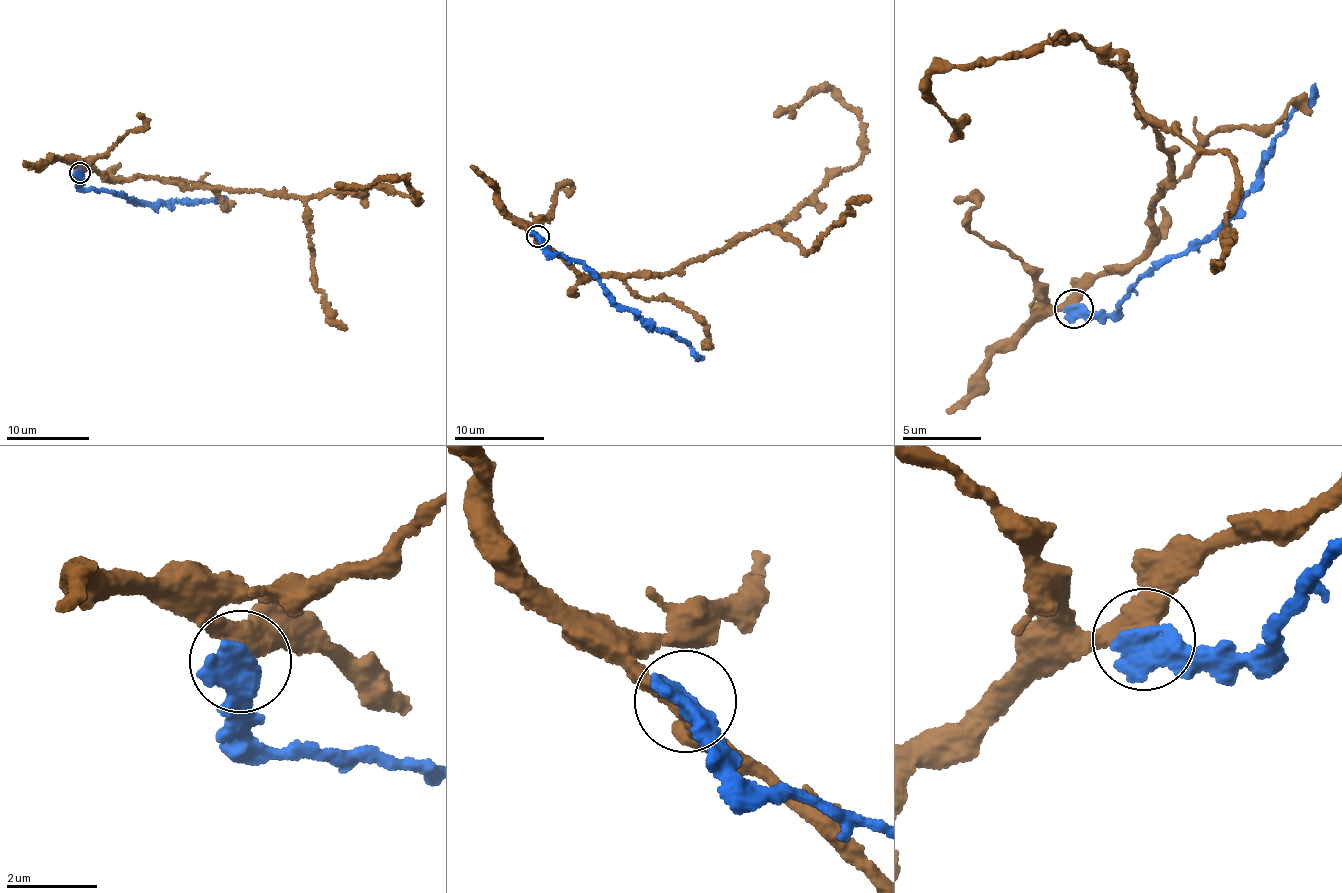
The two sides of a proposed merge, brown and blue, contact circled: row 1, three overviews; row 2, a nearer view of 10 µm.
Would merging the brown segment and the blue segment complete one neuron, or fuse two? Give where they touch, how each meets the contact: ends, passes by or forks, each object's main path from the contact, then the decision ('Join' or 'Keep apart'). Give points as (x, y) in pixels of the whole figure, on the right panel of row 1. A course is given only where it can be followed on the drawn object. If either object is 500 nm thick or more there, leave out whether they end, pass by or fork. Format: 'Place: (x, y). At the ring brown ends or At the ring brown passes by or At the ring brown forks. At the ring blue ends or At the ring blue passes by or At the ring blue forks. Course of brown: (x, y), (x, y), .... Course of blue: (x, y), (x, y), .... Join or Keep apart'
Place: (1074, 308). Course of brown: (1072, 306), (1144, 244), (1176, 161), (1156, 117), (1120, 68), (1058, 36), (931, 73), (961, 136). Course of blue: (1072, 309), (1092, 315), (1113, 313), (1156, 267), (1214, 229), (1235, 207), (1273, 153), (1288, 117), (1316, 82). Keep apart

